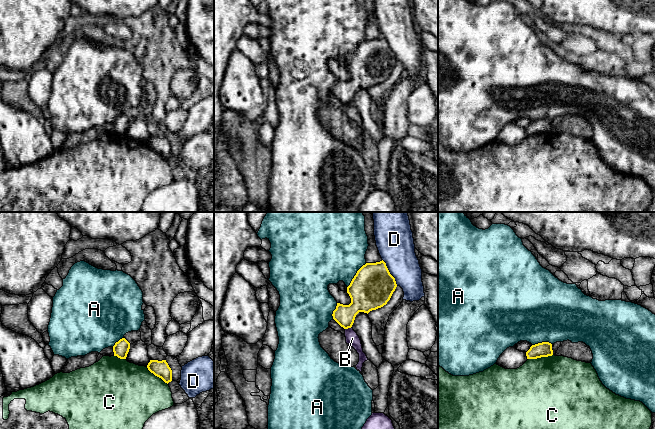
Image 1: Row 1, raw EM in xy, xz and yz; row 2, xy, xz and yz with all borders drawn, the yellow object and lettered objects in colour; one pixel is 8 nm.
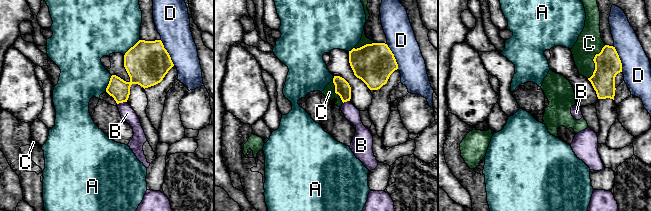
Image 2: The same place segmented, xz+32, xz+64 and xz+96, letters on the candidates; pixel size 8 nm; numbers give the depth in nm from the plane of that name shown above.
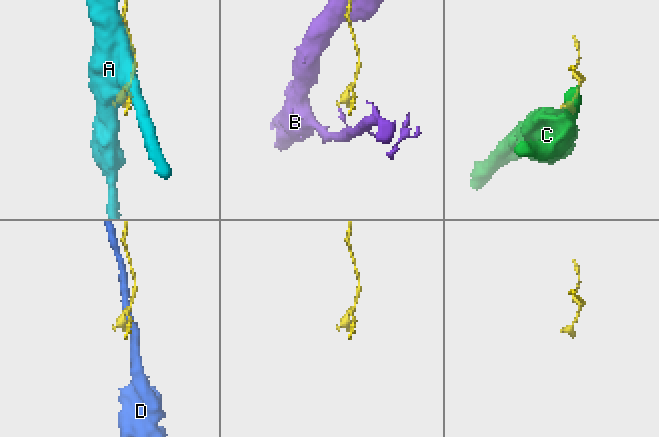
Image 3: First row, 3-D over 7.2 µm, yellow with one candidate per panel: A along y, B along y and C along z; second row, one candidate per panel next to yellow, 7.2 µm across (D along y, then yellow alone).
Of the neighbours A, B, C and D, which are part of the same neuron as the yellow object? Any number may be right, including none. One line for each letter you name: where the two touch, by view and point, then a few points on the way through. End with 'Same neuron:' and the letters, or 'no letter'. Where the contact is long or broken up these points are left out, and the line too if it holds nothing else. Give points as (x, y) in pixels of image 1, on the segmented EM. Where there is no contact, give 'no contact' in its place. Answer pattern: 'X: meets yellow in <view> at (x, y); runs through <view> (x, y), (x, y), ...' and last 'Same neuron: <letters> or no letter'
Same neuron: no letter

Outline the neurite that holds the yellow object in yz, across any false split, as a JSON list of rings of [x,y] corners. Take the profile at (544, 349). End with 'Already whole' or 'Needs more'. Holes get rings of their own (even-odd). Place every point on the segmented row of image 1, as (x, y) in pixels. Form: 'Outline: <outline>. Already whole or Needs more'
Outline: [[[542,342],[532,345],[530,349],[526,352],[527,359],[537,359],[552,355],[553,355],[552,344],[549,342]]]. Already whole

